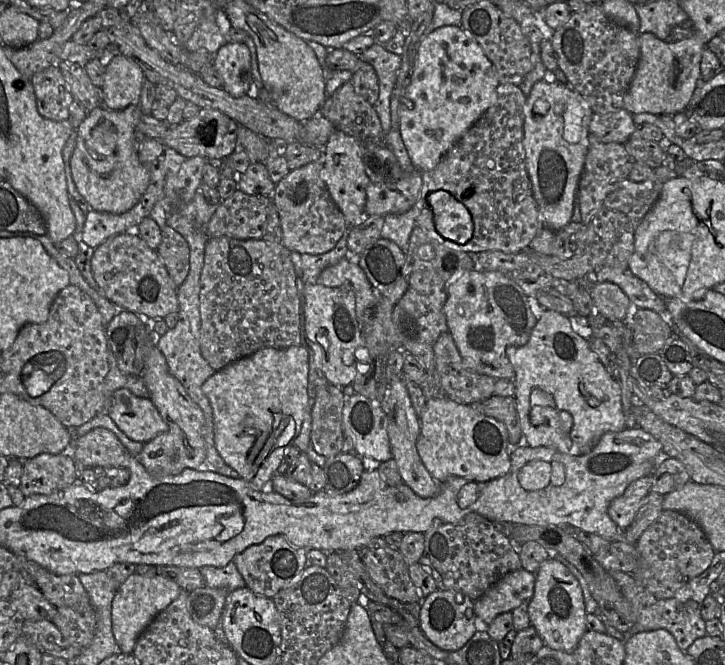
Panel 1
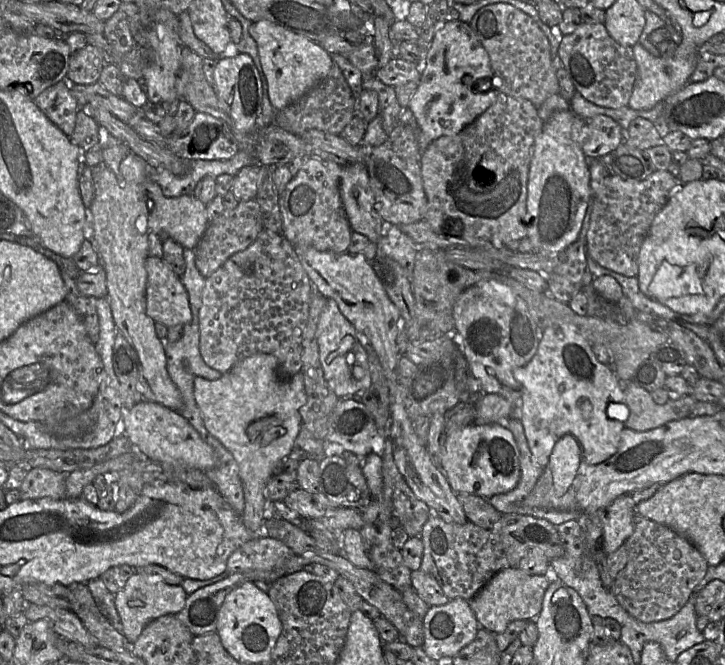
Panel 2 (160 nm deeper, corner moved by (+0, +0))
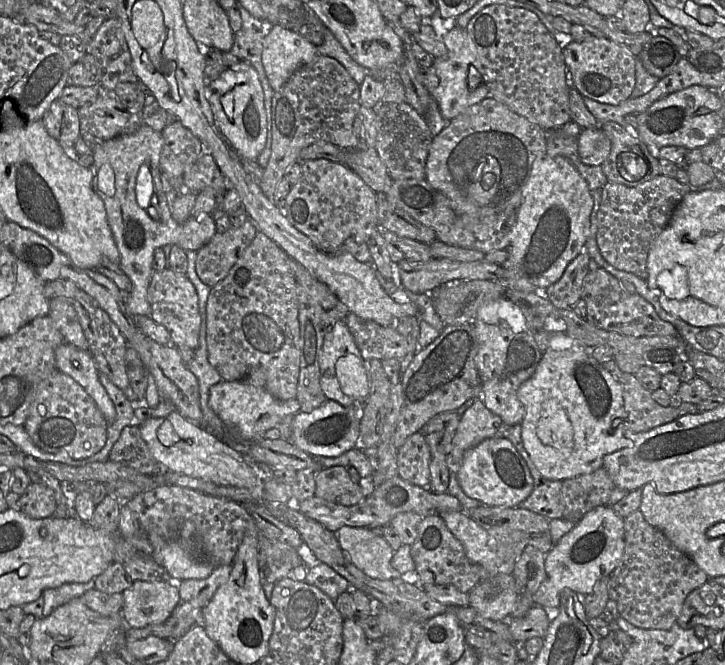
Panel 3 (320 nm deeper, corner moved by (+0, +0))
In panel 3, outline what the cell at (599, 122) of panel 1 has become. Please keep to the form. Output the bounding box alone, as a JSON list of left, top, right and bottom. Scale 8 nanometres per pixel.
[578,127,611,165]

